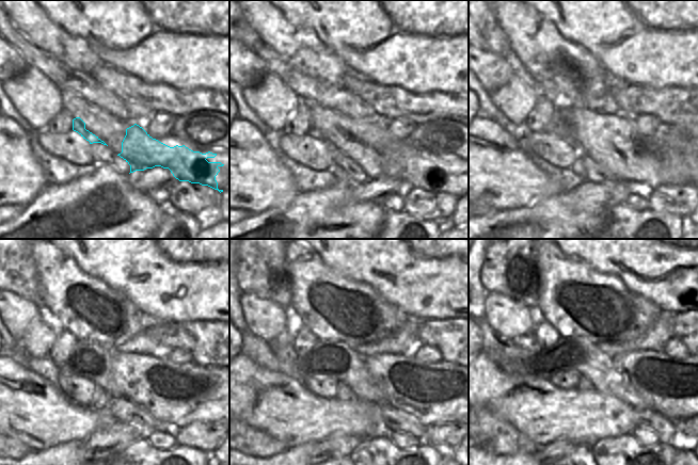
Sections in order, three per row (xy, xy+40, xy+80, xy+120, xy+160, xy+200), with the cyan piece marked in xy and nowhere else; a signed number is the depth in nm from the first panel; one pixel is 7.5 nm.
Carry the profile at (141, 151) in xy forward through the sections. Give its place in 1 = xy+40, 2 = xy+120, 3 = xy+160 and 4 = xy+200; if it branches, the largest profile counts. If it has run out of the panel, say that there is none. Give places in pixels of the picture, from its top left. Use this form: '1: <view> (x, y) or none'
1: xy+40 (437, 174)
2: xy+120 (193, 407)
3: xy+160 (431, 409)
4: xy+200 (672, 406)

